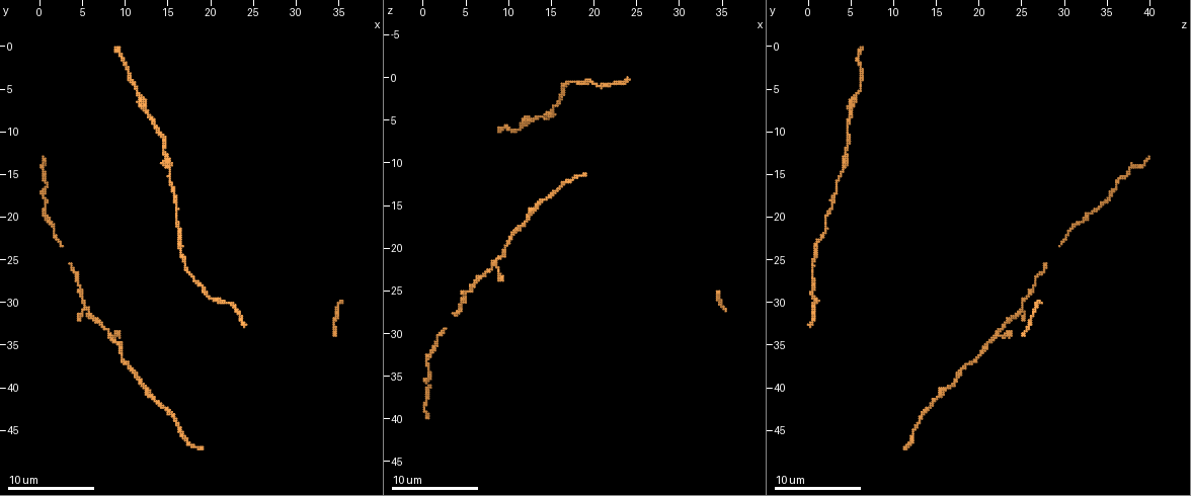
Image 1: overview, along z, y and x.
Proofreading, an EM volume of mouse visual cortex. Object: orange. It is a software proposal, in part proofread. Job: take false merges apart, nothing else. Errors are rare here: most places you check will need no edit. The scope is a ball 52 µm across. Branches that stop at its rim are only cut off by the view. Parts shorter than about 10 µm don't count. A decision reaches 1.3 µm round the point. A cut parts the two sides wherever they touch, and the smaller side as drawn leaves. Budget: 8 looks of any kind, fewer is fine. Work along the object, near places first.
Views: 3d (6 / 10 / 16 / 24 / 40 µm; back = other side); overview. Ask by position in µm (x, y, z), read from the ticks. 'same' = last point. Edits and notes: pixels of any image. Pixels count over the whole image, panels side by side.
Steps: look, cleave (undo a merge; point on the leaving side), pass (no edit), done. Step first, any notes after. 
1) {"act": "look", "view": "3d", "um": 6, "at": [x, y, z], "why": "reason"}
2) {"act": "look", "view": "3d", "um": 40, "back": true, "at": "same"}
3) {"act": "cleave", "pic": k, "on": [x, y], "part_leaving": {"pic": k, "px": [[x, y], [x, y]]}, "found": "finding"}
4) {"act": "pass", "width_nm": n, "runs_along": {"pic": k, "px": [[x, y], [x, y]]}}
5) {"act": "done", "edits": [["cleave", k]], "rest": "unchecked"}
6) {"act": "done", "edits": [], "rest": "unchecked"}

{"act": "look", "view": "3d", "um": 16, "at": [15.8, 43.6, 13.4]}

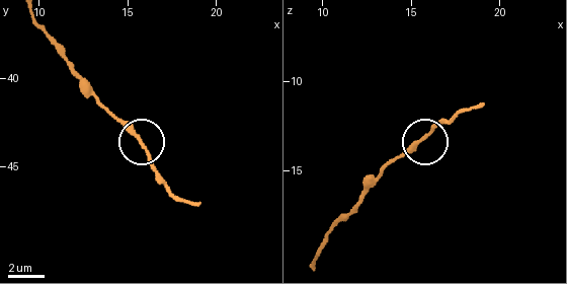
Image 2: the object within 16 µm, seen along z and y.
{"act": "pass", "found": "all the same cell"}

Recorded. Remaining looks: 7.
{"act": "look", "view": "3d", "um": 10, "at": [5.4, 30.2, 25.0]}

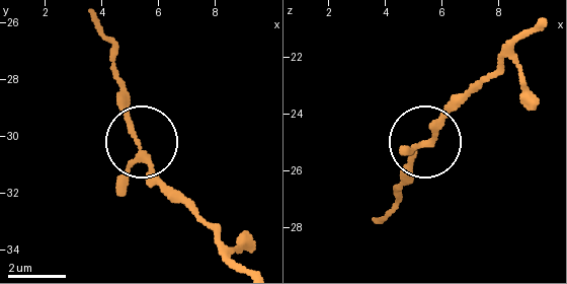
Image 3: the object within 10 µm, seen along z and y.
{"act": "pass", "width_nm": 150, "runs_along": {"pic": 3, "px": [[234, 262], [224, 239], [140, 152], [130, 101], [117, 82]]}, "found": "one cell here"}

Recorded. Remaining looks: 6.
{"act": "look", "view": "3d", "um": 6, "at": [8.4, 34.6, 21.4], "why": "three-way junction"}

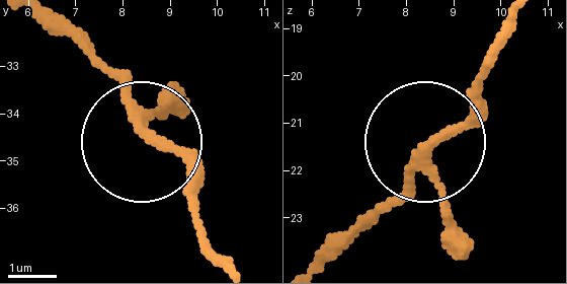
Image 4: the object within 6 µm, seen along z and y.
{"act": "pass", "width_nm": 180, "found": "continuous, no second cell"}

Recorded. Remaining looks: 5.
{"act": "look", "view": "3d", "um": 10, "at": [18.0, 27.2, 0.4], "why": "thick turns thin"}

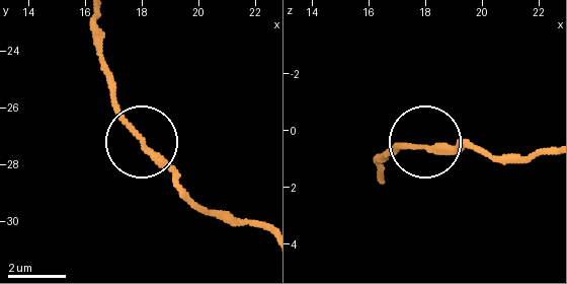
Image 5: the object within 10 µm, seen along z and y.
{"act": "pass", "found": "one cell here"}

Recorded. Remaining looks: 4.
{"act": "done", "edits": [], "rest": "unchecked"}

